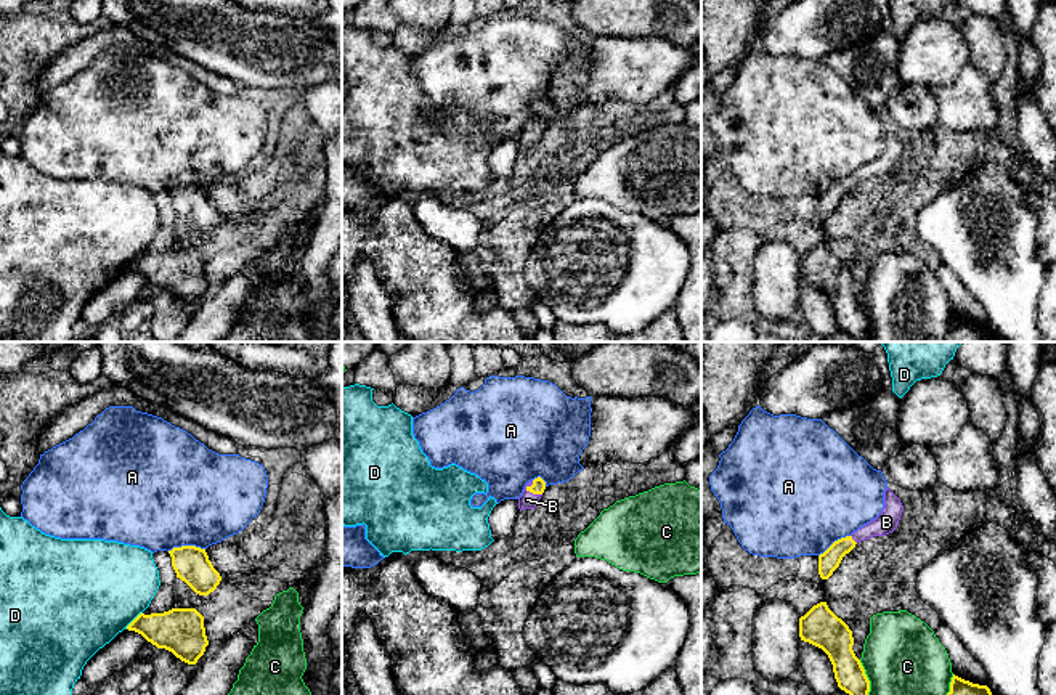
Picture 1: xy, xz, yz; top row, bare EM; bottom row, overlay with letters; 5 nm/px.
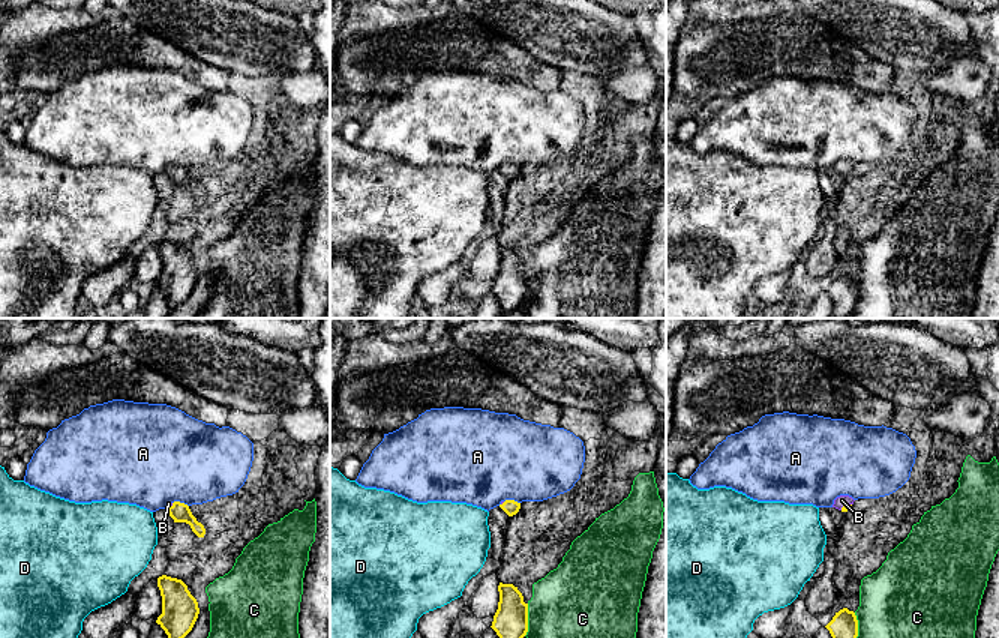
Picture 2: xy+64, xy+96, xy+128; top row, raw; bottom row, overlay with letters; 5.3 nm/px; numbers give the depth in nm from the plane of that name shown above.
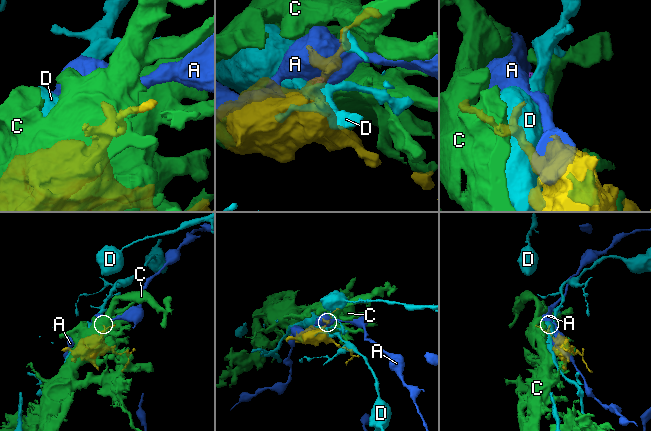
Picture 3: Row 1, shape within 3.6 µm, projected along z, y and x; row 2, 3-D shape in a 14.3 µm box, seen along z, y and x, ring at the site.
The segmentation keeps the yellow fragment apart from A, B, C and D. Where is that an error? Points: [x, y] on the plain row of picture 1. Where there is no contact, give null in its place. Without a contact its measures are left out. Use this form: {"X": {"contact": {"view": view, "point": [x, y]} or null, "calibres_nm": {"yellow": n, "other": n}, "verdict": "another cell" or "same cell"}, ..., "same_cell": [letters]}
{"A": {"contact": {"view": "xy", "point": [185, 186]}, "calibres_nm": {"yellow": 180, "other": 500}, "verdict": "another cell"}, "B": {"contact": {"view": "xz", "point": [533, 134]}, "calibres_nm": {"yellow": 70, "other": 80}, "verdict": "same cell"}, "C": {"contact": {"view": "yz", "point": [869, 321]}, "calibres_nm": {"yellow": 160, "other": 420}, "verdict": "another cell"}, "D": {"contact": {"view": "xy", "point": [134, 260]}, "calibres_nm": {"yellow": 220, "other": 480}, "verdict": "another cell"}, "same_cell": ["B"]}

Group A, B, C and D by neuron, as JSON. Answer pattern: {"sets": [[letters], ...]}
{"sets": [["A"], ["B"], ["C"], ["D"]]}

